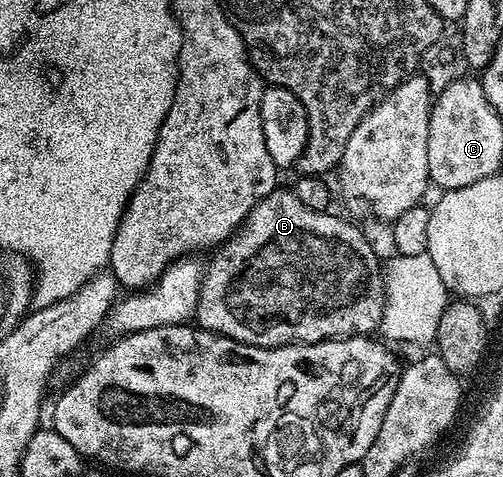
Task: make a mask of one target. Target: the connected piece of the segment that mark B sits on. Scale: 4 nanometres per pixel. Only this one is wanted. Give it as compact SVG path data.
M277 189L259 199L239 230L215 252L208 267L206 263L195 322L205 331L251 347L288 347L291 343L349 339L351 335L371 336L384 320L386 275L367 237L354 224L332 214L308 209L292 189Z

